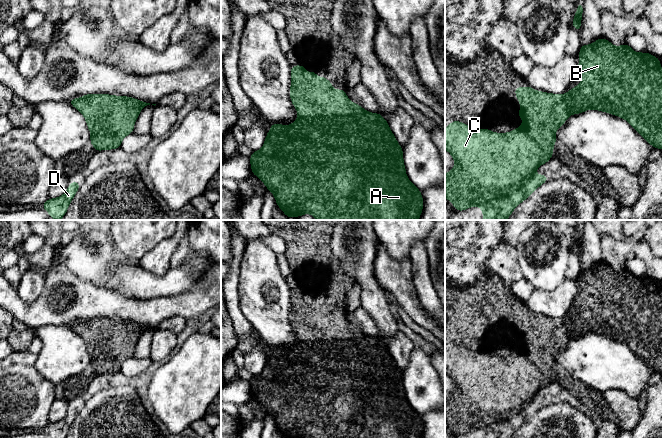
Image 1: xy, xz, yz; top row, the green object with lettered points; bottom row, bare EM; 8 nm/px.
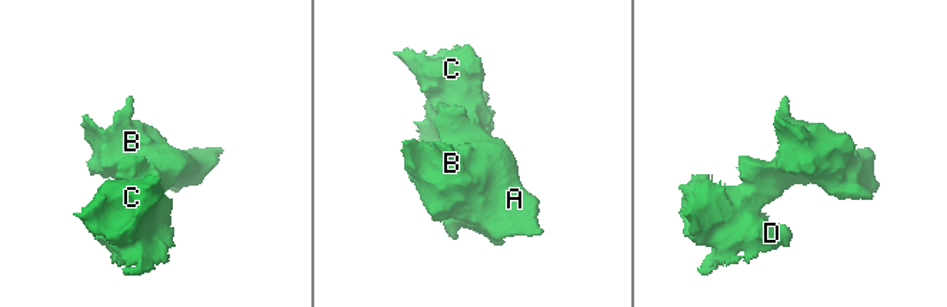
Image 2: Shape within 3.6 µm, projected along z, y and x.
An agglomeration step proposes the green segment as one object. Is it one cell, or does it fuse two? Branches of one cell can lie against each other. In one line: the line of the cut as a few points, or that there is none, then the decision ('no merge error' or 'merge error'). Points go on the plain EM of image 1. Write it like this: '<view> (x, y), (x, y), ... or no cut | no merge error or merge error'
no cut | no merge error

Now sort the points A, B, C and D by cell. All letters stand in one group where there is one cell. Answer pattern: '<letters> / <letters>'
A B C D

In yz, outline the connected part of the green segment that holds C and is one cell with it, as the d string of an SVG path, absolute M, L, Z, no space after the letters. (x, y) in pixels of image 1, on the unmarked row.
M599 262L592 269L581 269L579 276L579 290L577 294L581 296L581 308L577 311L572 311L572 313L565 319L539 316L530 310L515 311L515 320L518 321L521 329L518 341L523 342L524 345L521 351L513 353L510 357L493 357L489 353L472 353L470 349L464 349L461 345L452 345L451 348L447 350L445 353L445 373L448 374L454 382L455 389L449 397L445 398L445 422L452 426L457 435L463 435L477 429L482 433L483 438L512 438L514 432L518 428L531 420L531 418L541 408L548 405L548 400L535 399L534 396L540 389L545 388L552 382L553 369L557 366L557 363L555 362L555 355L565 347L566 343L571 338L579 338L588 333L596 333L619 340L627 344L629 348L654 372L659 372L662 374L662 338L660 337L660 333L662 332L662 292L658 281L654 281L647 276L636 277L626 267L622 270L615 271L608 264Z

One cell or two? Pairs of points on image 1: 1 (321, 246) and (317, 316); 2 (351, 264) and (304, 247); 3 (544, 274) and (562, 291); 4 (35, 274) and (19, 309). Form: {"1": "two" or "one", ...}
{"1": "one", "2": "two", "3": "two", "4": "two"}

